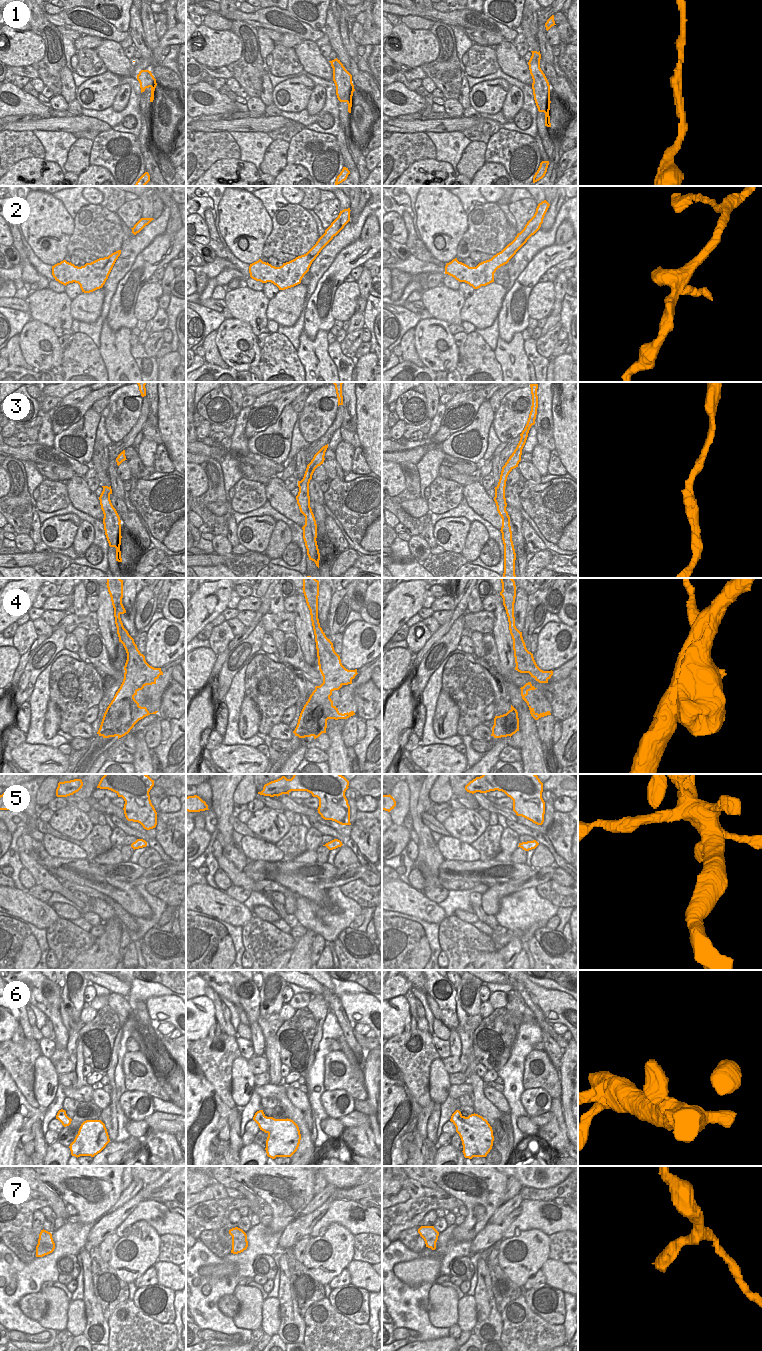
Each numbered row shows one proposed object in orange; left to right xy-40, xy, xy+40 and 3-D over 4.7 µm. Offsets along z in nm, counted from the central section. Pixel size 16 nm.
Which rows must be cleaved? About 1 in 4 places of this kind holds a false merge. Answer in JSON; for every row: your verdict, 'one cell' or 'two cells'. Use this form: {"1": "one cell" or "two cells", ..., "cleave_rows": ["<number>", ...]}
{"1": "one cell", "2": "two cells", "3": "one cell", "4": "two cells", "5": "one cell", "6": "one cell", "7": "one cell", "cleave_rows": ["2", "4"]}

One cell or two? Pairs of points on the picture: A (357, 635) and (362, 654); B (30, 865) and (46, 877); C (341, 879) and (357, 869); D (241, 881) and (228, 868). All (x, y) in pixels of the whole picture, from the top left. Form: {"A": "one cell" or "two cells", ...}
{"A": "one cell", "B": "one cell", "C": "one cell", "D": "one cell"}

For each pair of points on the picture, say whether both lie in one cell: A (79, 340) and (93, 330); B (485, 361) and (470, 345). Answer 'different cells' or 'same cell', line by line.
A: different cells
B: same cell

